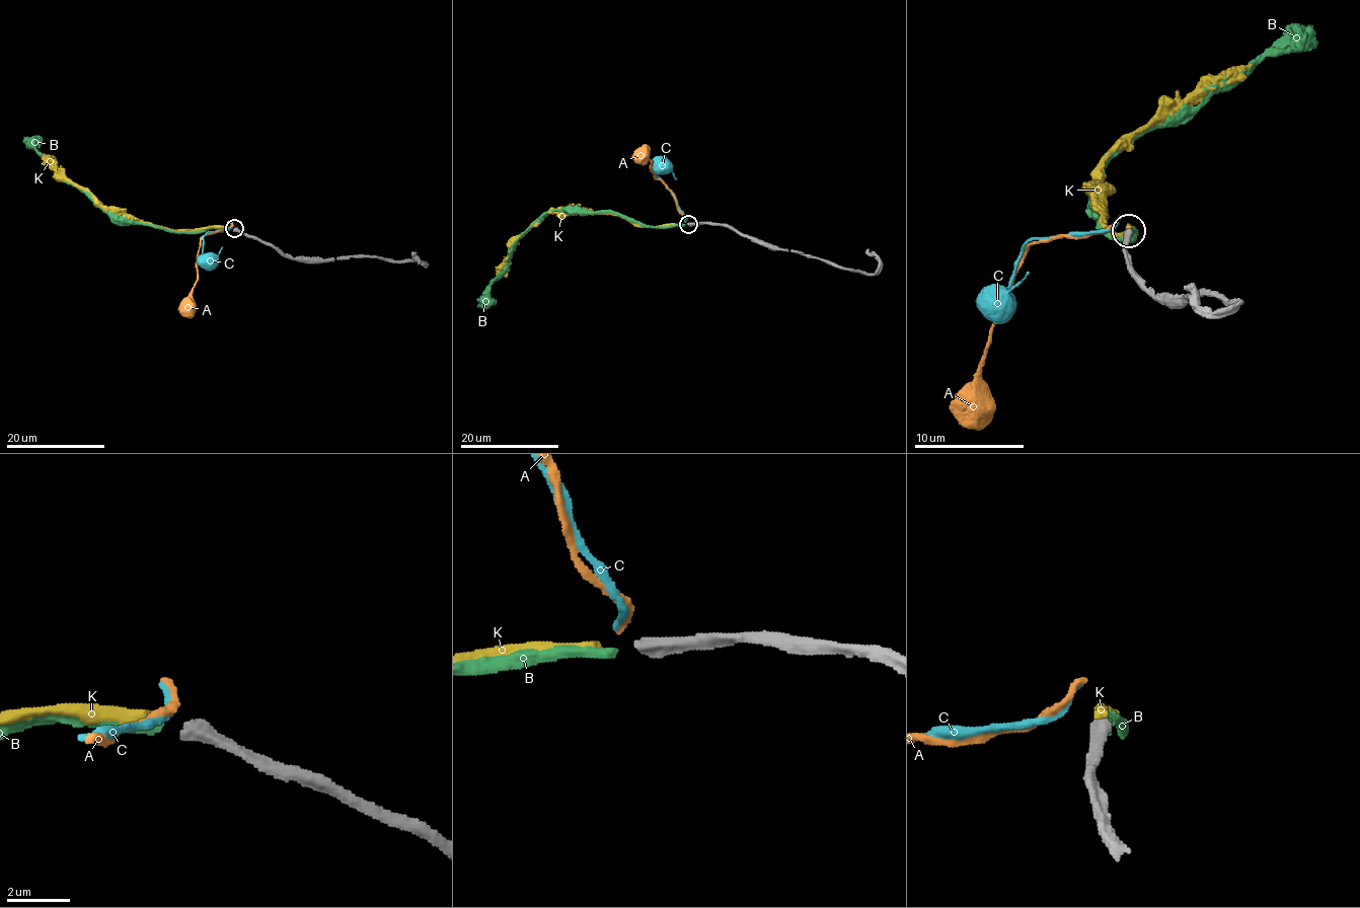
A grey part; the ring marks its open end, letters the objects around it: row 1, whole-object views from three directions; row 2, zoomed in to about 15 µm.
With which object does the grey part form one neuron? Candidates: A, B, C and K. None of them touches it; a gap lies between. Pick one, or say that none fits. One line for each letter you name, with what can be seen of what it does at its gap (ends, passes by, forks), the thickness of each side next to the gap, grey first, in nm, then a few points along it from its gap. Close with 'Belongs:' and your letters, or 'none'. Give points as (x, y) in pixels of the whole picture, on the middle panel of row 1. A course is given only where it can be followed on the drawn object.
K: it ends; calibres 480 and 320 nm; course (683, 224), (645, 227), (613, 214), (546, 213), (516, 242), (505, 271), (497, 280)
Belongs: K

